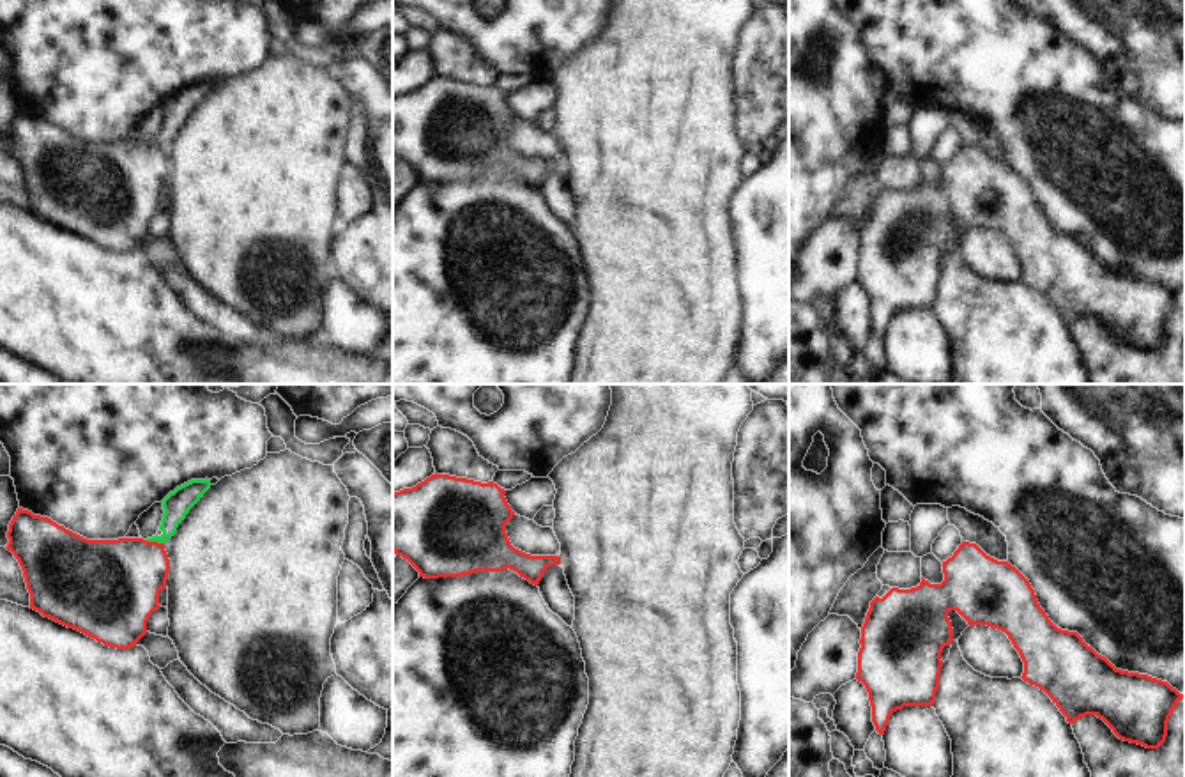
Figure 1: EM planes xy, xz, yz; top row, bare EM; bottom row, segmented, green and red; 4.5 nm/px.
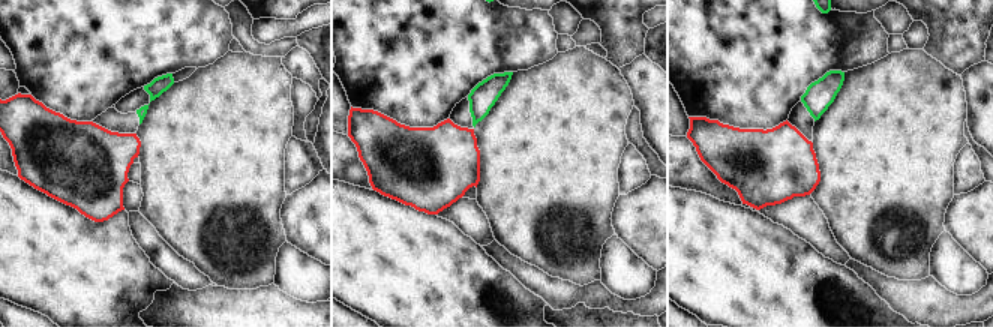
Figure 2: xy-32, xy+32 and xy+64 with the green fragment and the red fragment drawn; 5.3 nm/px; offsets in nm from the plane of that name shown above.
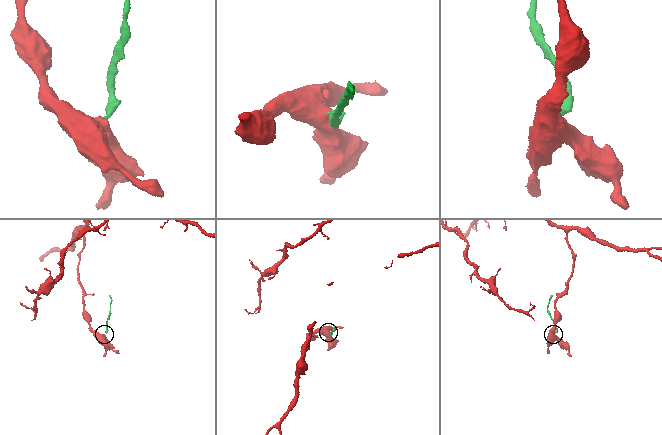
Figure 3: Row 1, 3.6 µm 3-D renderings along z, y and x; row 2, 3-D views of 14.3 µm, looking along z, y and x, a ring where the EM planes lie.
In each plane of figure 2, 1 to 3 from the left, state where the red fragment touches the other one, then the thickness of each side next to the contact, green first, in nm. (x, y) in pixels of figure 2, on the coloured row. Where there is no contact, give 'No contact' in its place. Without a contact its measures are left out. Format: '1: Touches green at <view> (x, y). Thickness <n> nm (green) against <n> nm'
1: No contact
2: No contact
3: No contact.

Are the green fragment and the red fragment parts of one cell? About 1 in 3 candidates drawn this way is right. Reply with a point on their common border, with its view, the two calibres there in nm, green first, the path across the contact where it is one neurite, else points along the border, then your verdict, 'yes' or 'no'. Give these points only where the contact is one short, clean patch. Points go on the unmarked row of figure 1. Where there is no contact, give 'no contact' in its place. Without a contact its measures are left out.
meets green in xy at (154, 144); 120 nm thick on the green side, 380 nm on the other; border along xy (145, 144), (163, 147); no

